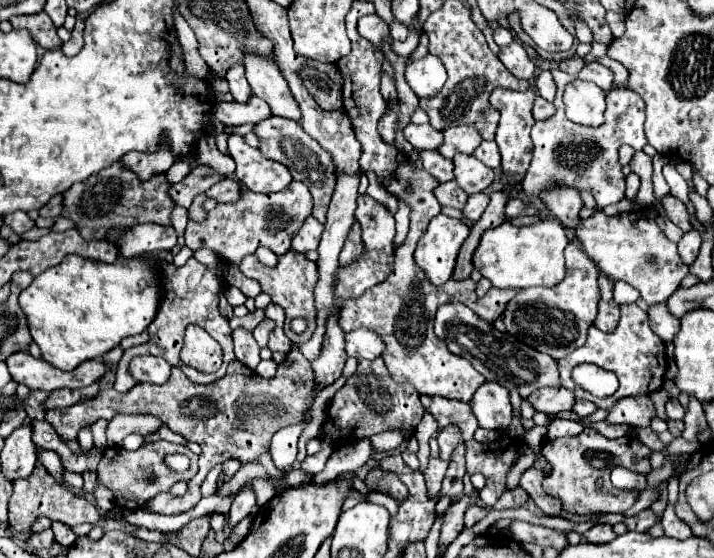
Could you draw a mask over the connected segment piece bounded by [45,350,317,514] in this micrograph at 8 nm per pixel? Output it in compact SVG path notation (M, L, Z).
M291 350L285 362L279 364L279 370L271 380L261 378L239 360L229 362L227 374L221 380L205 386L189 382L179 368L173 368L171 380L165 382L165 386L137 384L127 394L119 394L117 390L103 390L93 400L85 400L71 408L49 410L45 414L45 420L55 428L63 442L71 442L77 438L77 432L81 428L93 424L97 418L109 420L117 412L153 414L175 434L183 436L189 442L197 442L201 446L199 472L193 476L193 480L189 480L187 494L179 498L169 494L157 494L145 506L149 512L157 514L181 514L191 510L201 500L199 486L213 466L223 464L229 458L237 458L241 462L255 460L263 452L269 452L269 440L277 430L303 422L307 410L311 408L315 386L317 382L311 364L303 358L299 350Z

